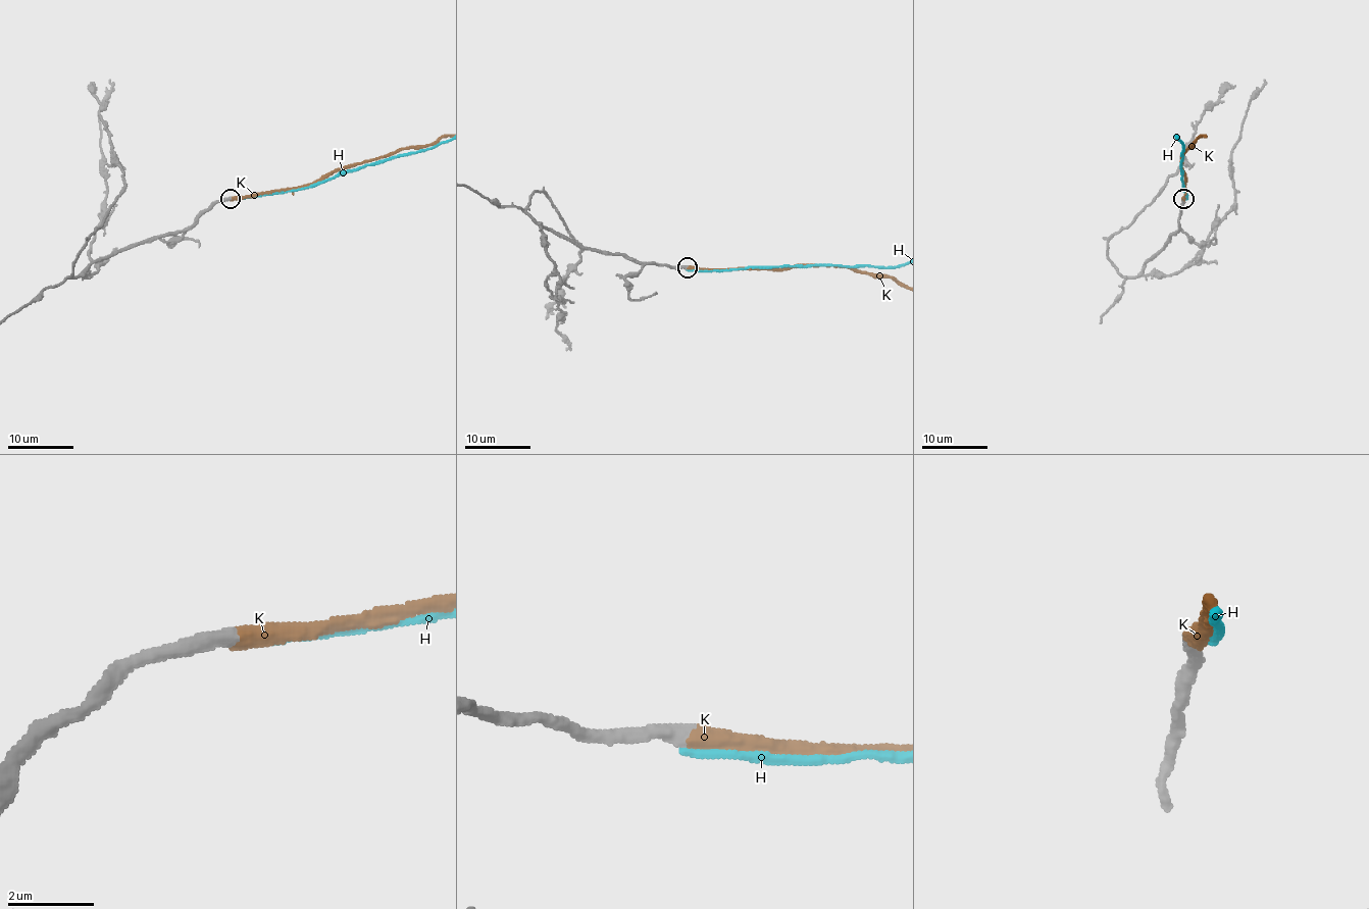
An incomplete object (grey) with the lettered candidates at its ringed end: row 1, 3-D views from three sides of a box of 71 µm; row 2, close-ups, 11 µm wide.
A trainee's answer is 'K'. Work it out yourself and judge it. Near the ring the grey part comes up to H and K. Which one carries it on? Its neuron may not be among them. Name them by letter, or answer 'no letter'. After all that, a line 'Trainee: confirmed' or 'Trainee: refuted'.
K
Trainee: confirmed

